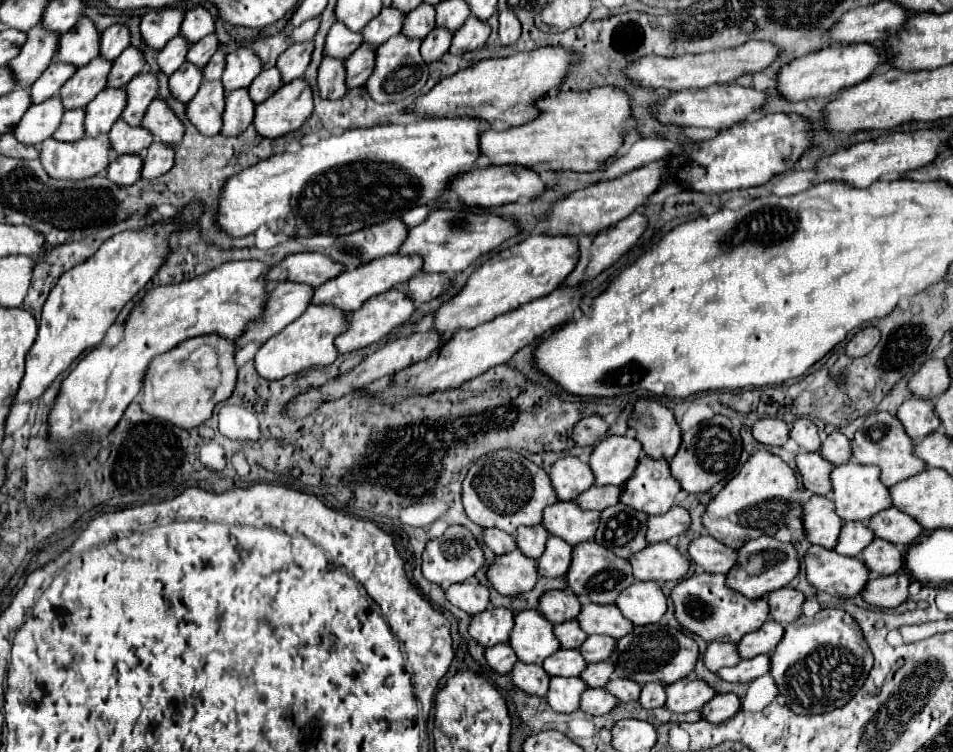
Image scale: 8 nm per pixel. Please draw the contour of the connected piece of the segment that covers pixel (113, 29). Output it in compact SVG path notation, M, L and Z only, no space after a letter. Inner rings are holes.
M111 25L101 33L99 39L99 55L107 61L117 59L121 51L129 47L129 29L125 25Z

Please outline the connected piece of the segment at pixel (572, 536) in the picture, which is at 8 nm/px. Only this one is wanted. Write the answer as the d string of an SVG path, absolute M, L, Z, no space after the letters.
M553 503L543 511L543 527L569 545L591 541L599 525L597 511L583 511L577 503Z

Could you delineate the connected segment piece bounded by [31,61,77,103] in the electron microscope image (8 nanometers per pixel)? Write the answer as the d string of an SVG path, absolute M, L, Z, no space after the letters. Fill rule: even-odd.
M53 61L53 63L43 71L43 75L31 85L31 99L33 99L33 103L43 103L45 99L57 95L59 89L63 87L63 83L65 83L75 71L77 71L77 69L75 69L73 65Z

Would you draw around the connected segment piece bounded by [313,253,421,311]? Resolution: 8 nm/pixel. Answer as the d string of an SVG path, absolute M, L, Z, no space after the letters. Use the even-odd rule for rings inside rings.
M385 255L379 259L373 259L371 263L365 263L353 271L343 271L339 277L327 281L325 285L315 289L313 303L331 303L343 311L357 311L369 297L375 297L379 293L385 293L393 287L399 287L407 283L411 277L421 273L421 257L419 255Z

